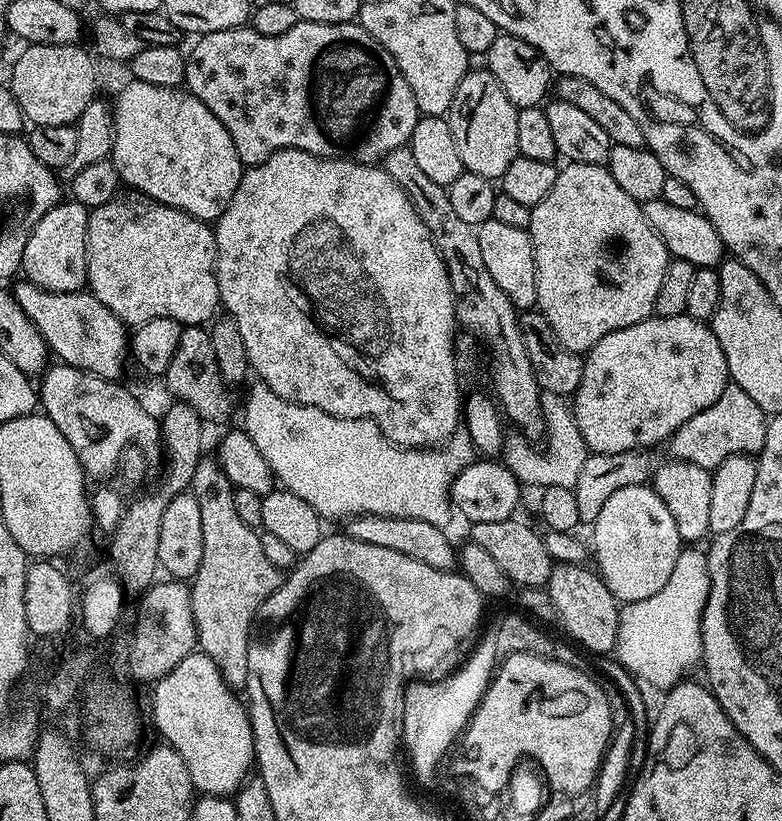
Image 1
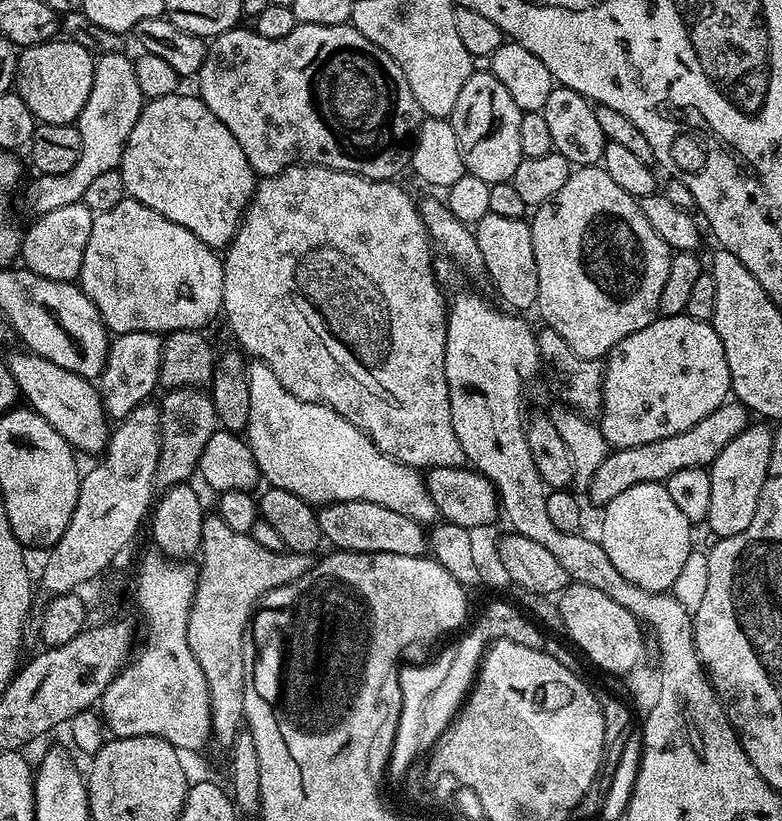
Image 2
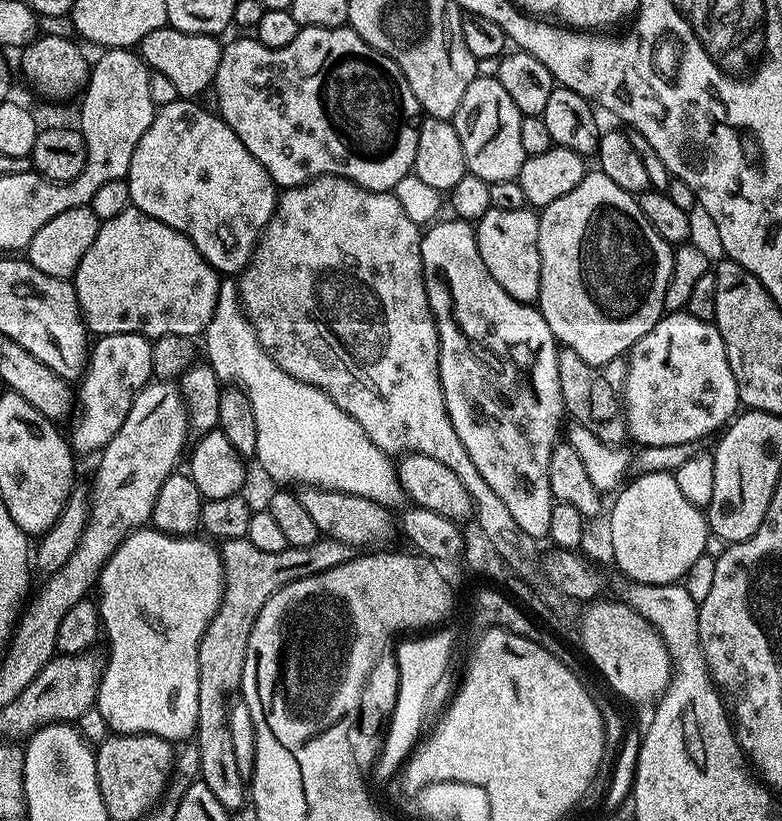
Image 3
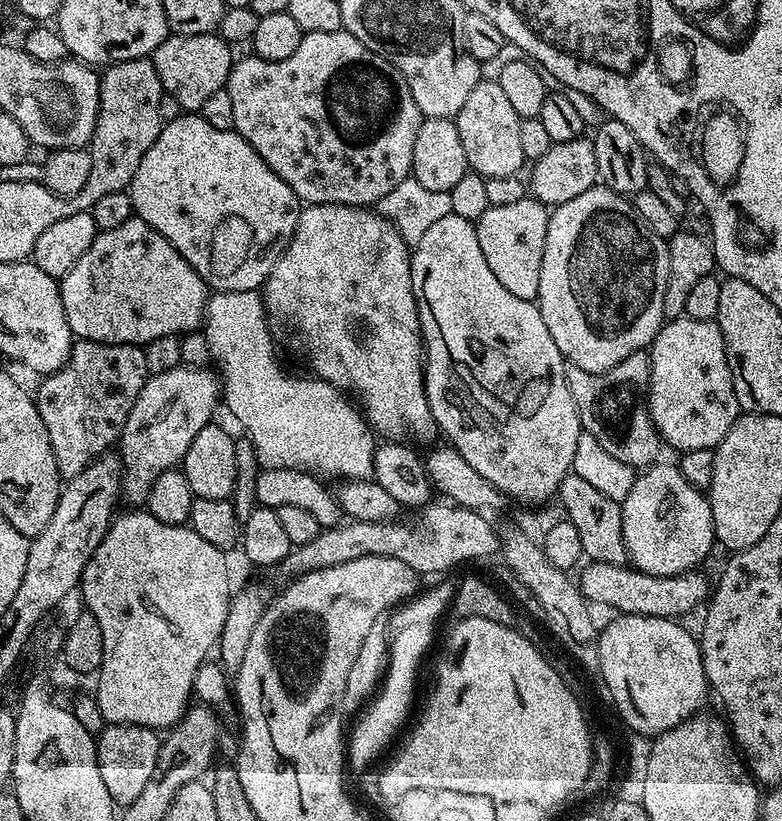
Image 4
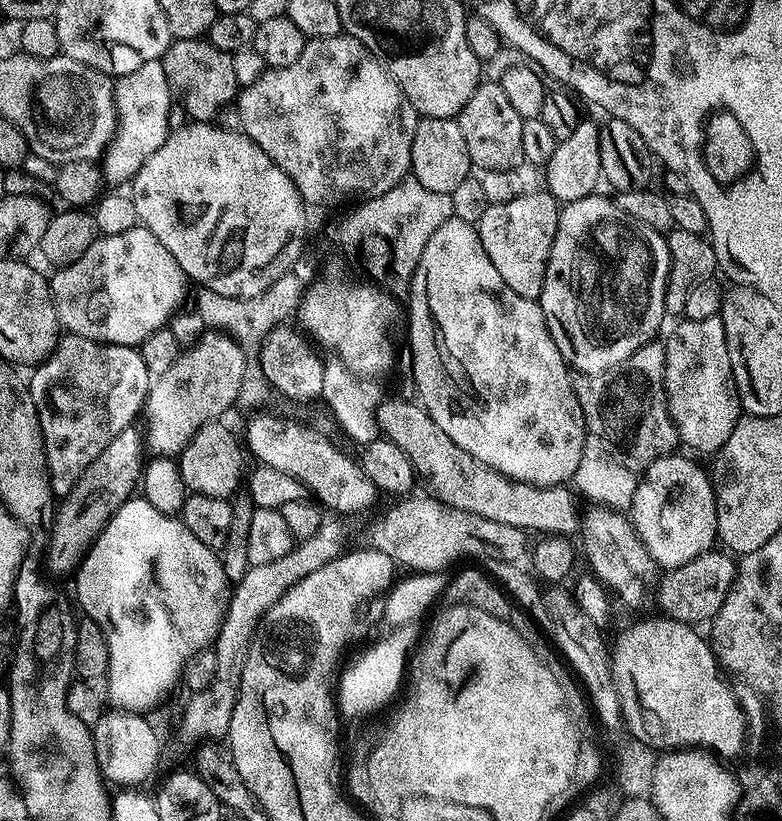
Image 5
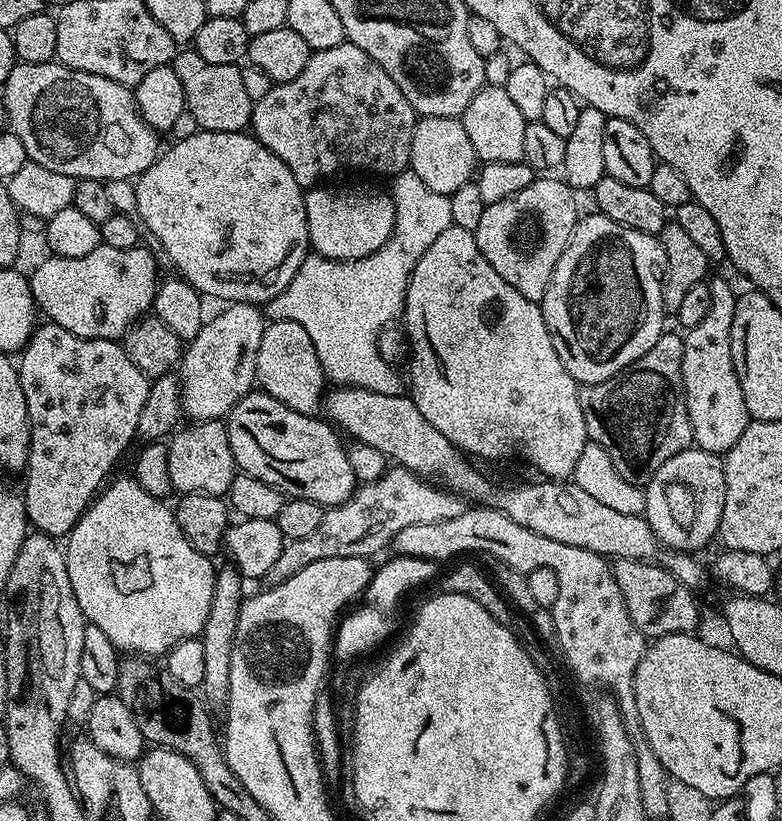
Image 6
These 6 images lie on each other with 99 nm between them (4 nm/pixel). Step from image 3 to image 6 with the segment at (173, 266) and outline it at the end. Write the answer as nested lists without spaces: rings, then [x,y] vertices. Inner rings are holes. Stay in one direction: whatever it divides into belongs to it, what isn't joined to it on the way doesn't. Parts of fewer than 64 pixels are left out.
[[[101,244],[99,248],[90,250],[90,254],[82,258],[62,258],[49,255],[33,272],[30,272],[32,297],[37,309],[44,312],[49,321],[66,330],[70,334],[81,336],[87,340],[116,340],[123,337],[129,327],[136,323],[152,307],[155,298],[158,277],[156,278],[157,257],[144,246],[130,250],[114,250],[114,246]]]

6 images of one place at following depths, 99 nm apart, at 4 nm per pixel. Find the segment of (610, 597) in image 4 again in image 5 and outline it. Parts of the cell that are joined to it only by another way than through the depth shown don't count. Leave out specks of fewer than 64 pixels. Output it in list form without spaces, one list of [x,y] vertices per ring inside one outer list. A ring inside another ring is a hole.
[[[724,550],[703,552],[680,568],[665,571],[660,595],[662,594],[667,619],[681,620],[684,624],[693,626],[700,626],[703,620],[715,621],[718,610],[722,610],[736,582],[737,573],[737,561]]]

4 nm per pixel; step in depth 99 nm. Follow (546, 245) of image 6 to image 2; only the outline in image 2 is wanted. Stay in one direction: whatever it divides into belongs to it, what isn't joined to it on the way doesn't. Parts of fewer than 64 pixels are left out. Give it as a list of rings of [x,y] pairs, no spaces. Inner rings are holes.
[[[487,212],[474,225],[474,231],[478,250],[482,250],[482,262],[488,271],[488,280],[505,300],[503,303],[512,310],[535,309],[538,298],[538,262],[534,262],[531,223],[527,219],[502,218],[499,214]]]

